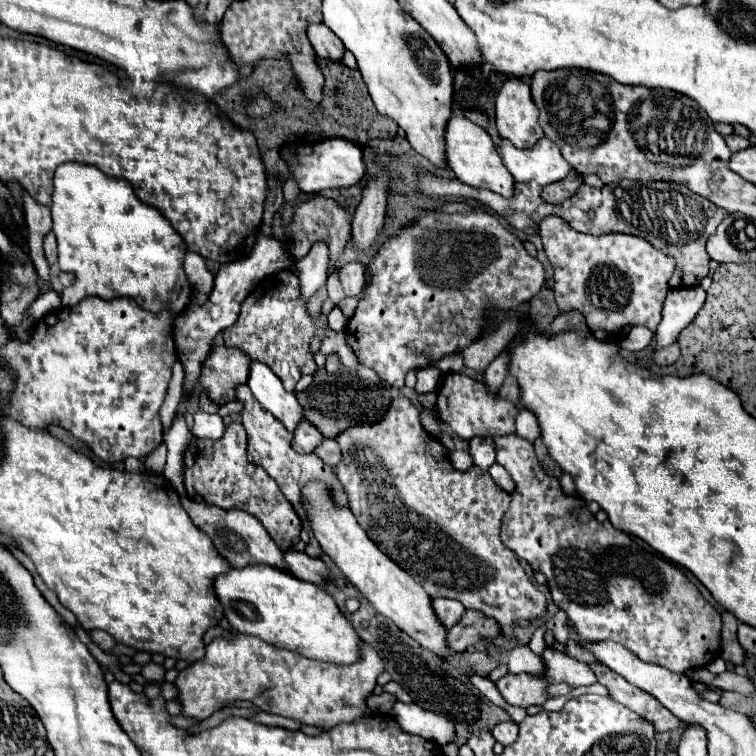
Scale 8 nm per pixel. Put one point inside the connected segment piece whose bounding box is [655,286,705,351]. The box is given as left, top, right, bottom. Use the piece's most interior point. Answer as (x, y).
(682, 304)

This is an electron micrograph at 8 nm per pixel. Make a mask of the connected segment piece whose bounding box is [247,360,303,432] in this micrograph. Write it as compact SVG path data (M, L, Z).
M253 360L249 366L249 380L247 386L251 388L255 400L271 412L287 430L295 430L299 420L303 418L301 406L293 392L287 392L281 380L271 372L271 368L259 360Z

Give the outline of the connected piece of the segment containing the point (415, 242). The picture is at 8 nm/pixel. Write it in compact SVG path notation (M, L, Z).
M471 210L467 214L463 212L455 212L455 214L425 214L421 216L415 224L407 226L405 230L401 230L401 234L397 238L391 238L379 252L377 256L371 260L369 264L369 288L367 288L367 294L365 298L359 302L355 314L349 318L349 324L345 328L345 336L347 336L347 342L349 346L355 350L359 362L363 366L369 366L373 368L379 378L395 388L403 388L405 386L405 374L411 370L411 368L423 368L423 366L429 366L437 360L441 360L443 356L447 354L453 354L453 352L461 352L461 348L465 348L465 344L471 344L477 340L477 336L481 334L481 328L485 326L485 320L487 320L487 310L491 308L503 308L503 310L509 310L509 308L519 308L523 304L527 304L535 294L539 294L539 290L543 288L545 284L545 268L543 264L529 256L527 250L523 248L523 242L513 234L509 232L505 226L499 224L499 220L489 214L489 212L483 212L483 210Z

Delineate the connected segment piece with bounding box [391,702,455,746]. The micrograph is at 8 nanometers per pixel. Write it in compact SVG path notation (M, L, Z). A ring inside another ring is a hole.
M395 702L391 708L391 716L399 724L399 728L407 734L423 736L425 740L433 740L441 746L453 740L455 734L453 724L449 724L449 720L445 720L439 714L419 708L417 704Z

